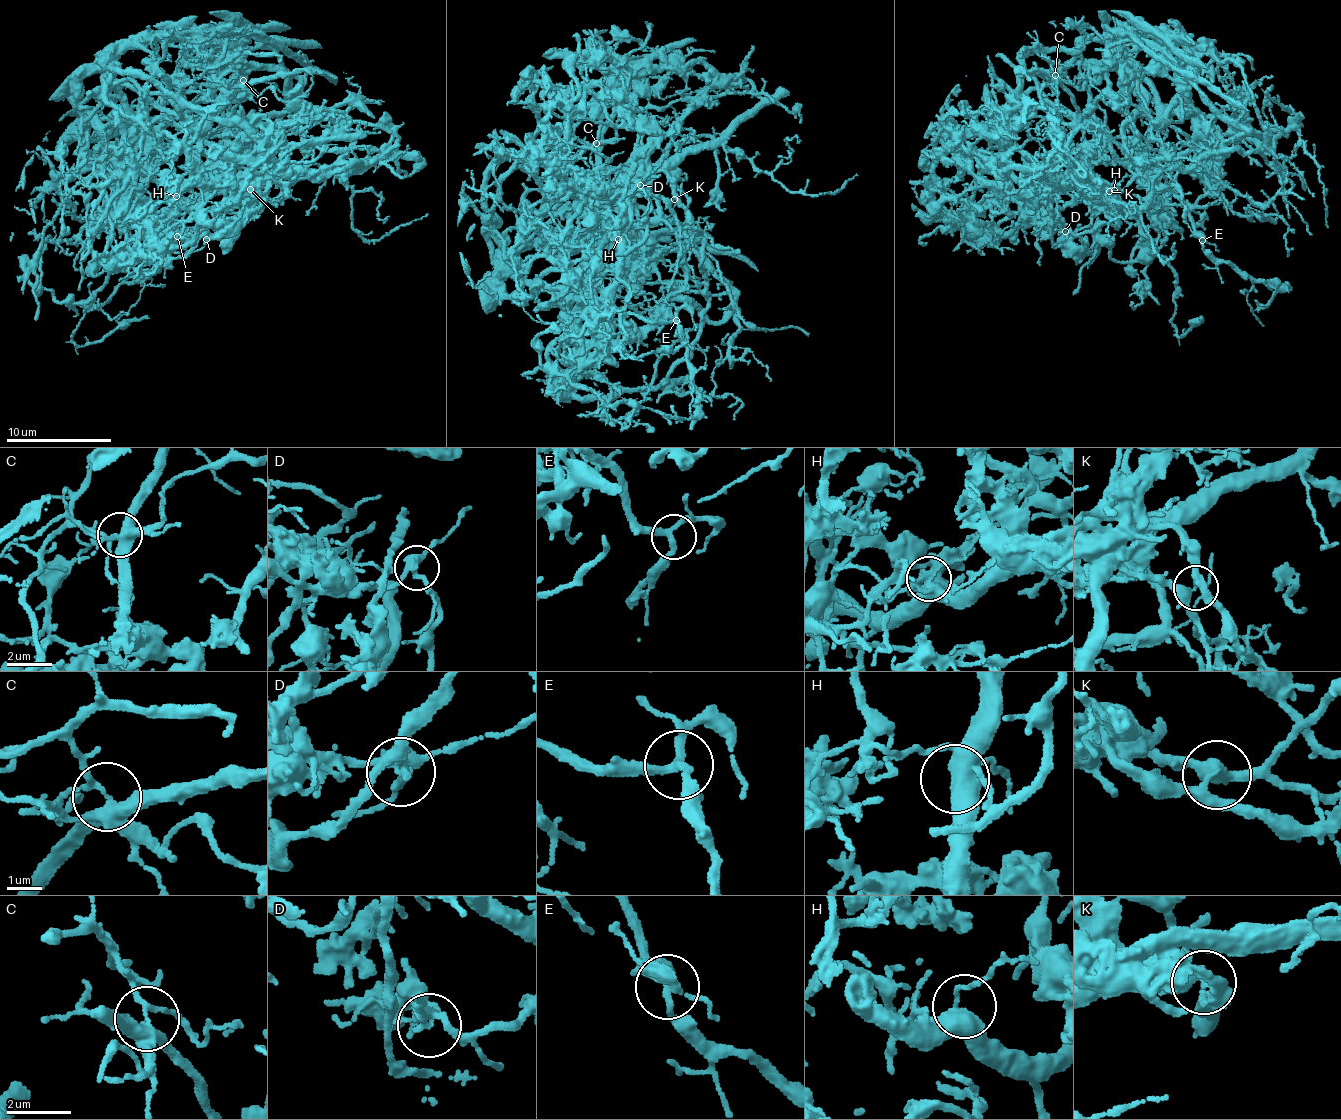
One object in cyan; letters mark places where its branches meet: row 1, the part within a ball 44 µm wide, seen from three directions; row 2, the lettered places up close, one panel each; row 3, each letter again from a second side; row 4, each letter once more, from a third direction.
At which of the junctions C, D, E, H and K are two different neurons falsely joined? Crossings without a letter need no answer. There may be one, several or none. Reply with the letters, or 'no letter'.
C, D, K

